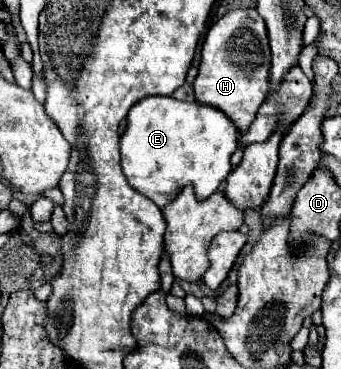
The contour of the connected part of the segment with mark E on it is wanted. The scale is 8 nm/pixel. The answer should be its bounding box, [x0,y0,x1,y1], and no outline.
[120,96,240,208]

